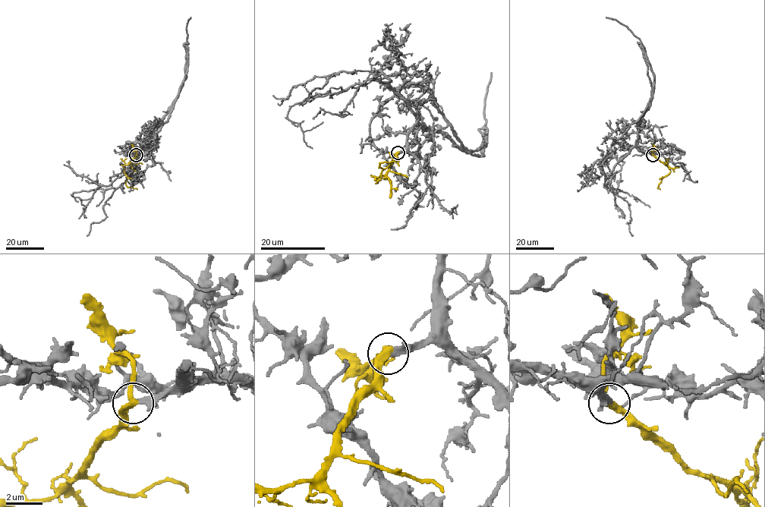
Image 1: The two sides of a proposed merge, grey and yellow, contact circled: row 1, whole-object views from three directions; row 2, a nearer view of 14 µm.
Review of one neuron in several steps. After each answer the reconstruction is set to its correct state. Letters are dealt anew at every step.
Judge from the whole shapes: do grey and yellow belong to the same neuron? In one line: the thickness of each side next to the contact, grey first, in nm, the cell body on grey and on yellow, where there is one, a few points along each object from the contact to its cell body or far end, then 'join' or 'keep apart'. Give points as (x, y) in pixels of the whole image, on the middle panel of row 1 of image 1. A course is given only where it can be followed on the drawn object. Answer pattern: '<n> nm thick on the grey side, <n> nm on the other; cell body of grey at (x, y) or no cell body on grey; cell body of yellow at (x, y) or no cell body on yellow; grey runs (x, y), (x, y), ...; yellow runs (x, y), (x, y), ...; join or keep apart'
260 nm thick on the grey side, 320 nm on the other; no cell body on grey; no cell body on yellow; grey runs (398, 152), (416, 124), (438, 130), (461, 149), (473, 151), (485, 144), (484, 99), (491, 73); yellow runs (398, 152), (387, 171), (375, 178), (376, 183), (381, 178), (381, 162), (395, 161), (398, 166); join

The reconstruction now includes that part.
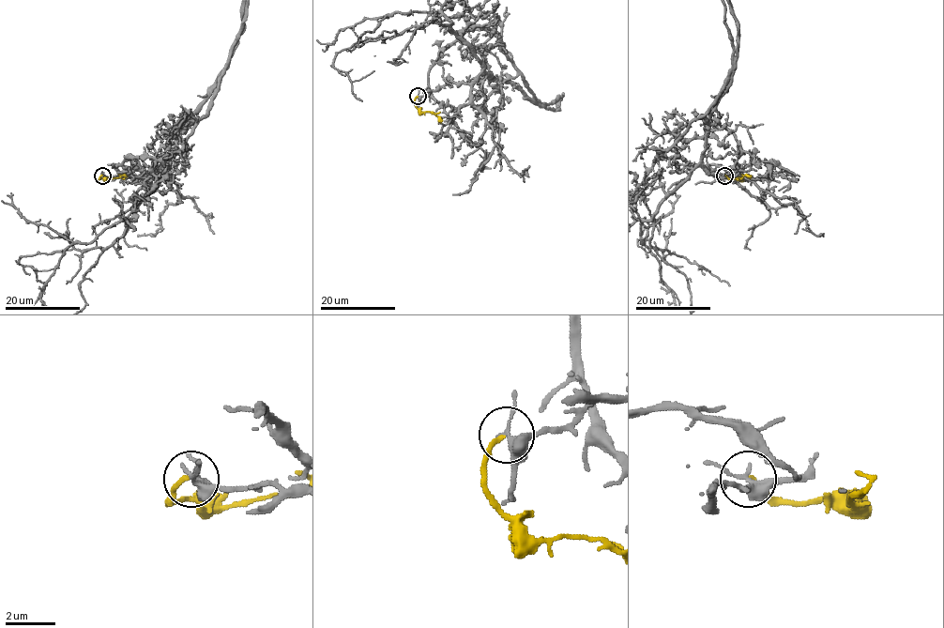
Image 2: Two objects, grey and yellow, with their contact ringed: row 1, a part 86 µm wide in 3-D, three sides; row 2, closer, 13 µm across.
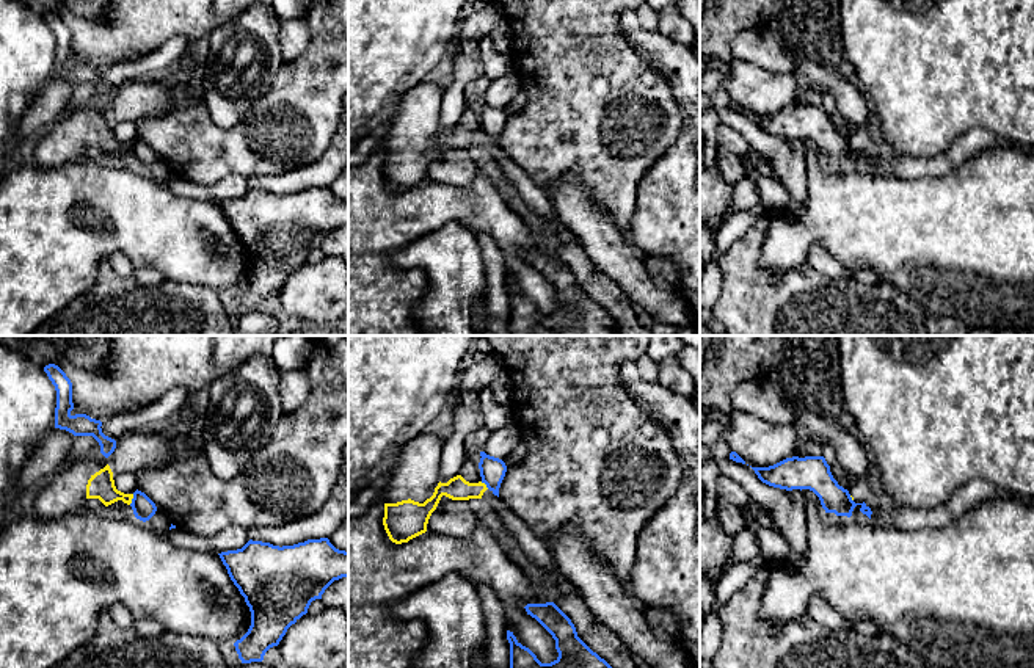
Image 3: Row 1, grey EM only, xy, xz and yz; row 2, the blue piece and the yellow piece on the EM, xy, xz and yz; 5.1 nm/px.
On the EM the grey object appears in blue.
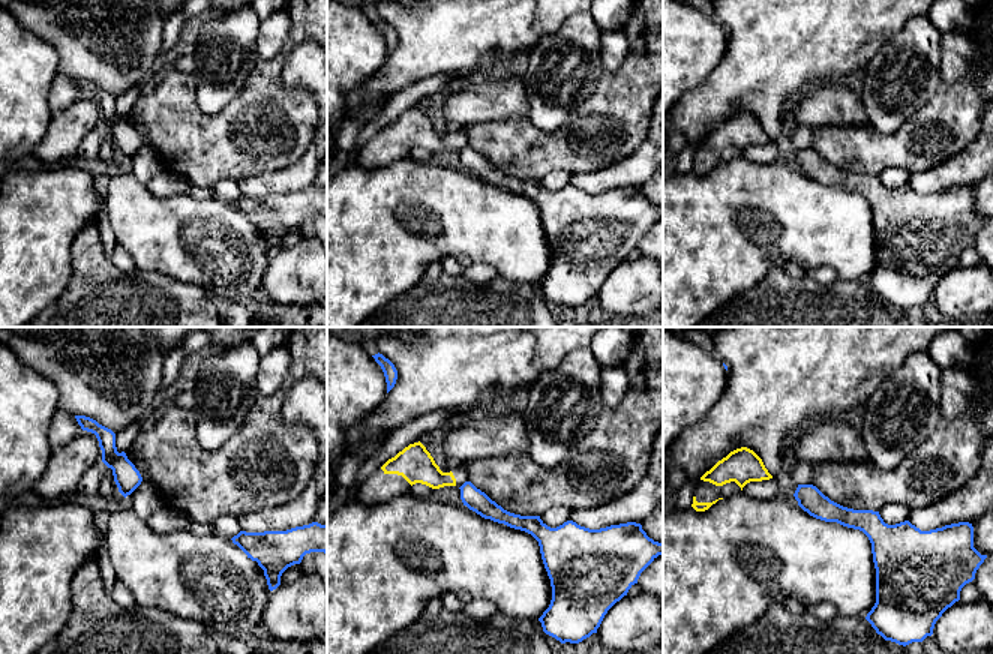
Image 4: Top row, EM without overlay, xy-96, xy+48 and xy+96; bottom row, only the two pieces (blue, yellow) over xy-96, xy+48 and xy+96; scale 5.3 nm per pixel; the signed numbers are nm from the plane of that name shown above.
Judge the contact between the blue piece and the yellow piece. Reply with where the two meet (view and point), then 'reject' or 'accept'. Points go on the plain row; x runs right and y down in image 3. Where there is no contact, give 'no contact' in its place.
contact xy (132, 148); reject

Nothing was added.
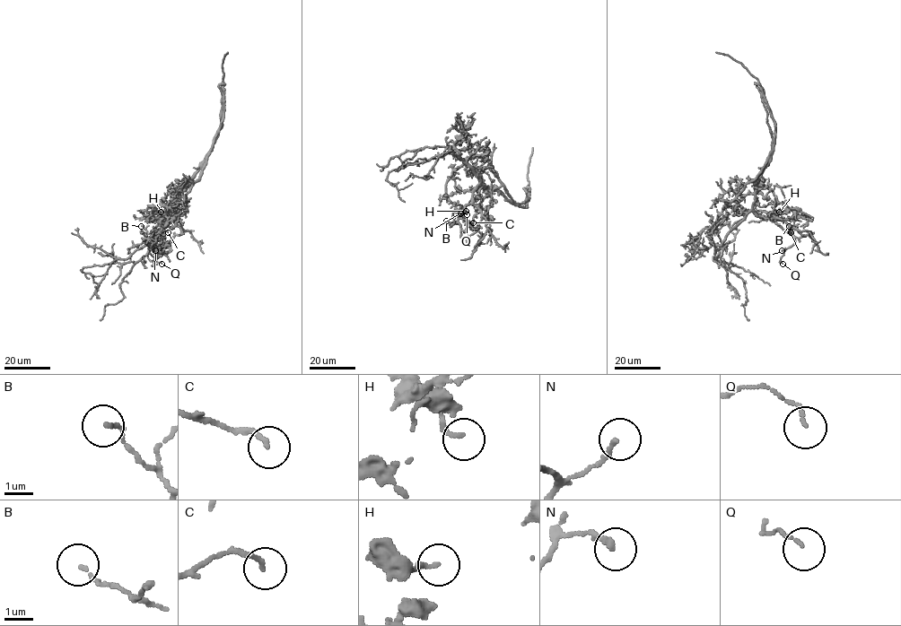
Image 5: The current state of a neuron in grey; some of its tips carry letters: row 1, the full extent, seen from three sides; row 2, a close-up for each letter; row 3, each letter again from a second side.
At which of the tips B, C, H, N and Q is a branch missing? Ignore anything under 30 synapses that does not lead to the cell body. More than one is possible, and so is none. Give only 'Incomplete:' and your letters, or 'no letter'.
Incomplete: no letter

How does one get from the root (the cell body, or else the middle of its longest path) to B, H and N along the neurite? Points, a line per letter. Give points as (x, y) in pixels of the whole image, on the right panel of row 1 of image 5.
B: (755, 198), (753, 210), (757, 216), (769, 217), (790, 233), (791, 230), (789, 226)
H: (755, 198), (753, 210), (757, 216), (769, 217), (772, 221), (773, 215), (779, 212)
N: (755, 198), (755, 213), (769, 217), (795, 239), (791, 246), (782, 250)

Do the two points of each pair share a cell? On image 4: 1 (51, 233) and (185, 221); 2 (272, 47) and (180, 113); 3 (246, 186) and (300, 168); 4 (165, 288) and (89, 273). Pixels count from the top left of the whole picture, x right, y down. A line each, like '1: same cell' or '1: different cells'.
1: same cell
2: different cells
3: same cell
4: same cell

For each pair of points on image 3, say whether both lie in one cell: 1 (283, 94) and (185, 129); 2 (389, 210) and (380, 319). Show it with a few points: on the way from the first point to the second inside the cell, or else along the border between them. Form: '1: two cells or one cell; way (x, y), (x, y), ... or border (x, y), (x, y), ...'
1: one cell; way (259, 119), (242, 137), (211, 137)
2: one cell; way (378, 237), (378, 292)

